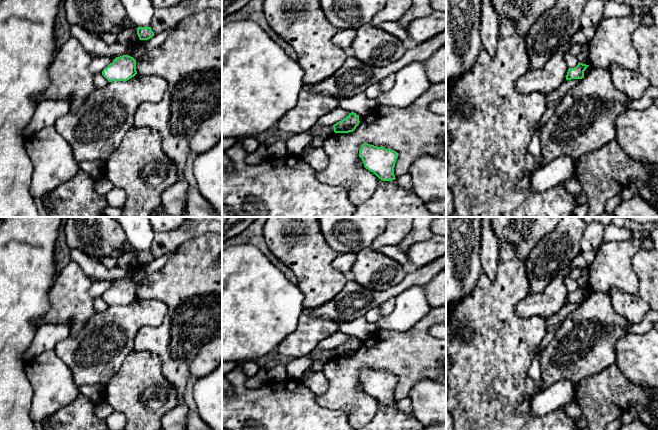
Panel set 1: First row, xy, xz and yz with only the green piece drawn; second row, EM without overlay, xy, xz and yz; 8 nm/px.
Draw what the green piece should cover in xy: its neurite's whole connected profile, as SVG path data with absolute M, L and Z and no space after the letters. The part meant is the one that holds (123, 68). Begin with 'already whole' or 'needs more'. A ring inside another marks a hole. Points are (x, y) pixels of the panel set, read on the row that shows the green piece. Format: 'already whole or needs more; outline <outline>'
already whole; outline M129 55L116 57L113 62L102 71L102 75L108 82L127 81L136 74L136 60Z

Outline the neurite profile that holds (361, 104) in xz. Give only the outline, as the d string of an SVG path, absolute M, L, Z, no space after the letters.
M364 92L353 97L339 100L338 107L348 112L354 112L361 117L367 116L377 105L375 99L370 99Z

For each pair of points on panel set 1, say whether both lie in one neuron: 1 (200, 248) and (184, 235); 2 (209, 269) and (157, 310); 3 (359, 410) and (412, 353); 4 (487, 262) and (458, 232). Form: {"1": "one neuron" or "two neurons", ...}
{"1": "two neurons", "2": "two neurons", "3": "one neuron", "4": "two neurons"}

